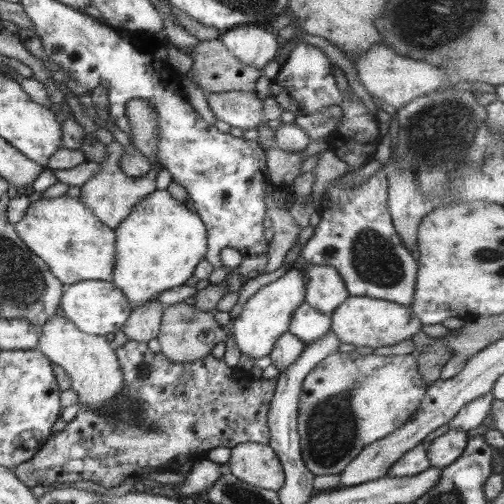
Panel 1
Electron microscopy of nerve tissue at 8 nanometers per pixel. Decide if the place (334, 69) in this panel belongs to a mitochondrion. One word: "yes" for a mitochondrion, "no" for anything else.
no

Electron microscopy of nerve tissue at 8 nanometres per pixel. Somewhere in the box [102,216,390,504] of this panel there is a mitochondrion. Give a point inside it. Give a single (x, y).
(331, 431)

